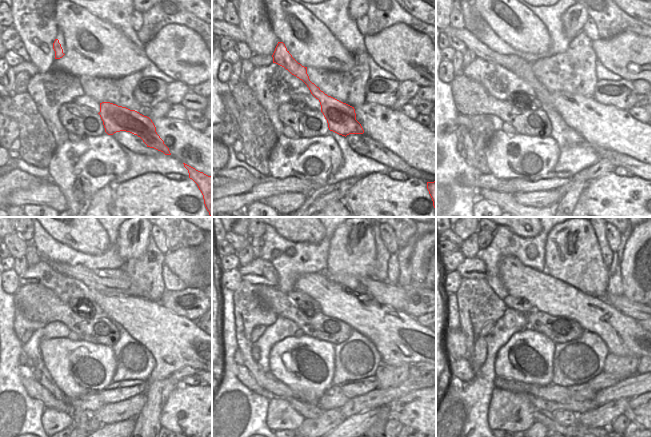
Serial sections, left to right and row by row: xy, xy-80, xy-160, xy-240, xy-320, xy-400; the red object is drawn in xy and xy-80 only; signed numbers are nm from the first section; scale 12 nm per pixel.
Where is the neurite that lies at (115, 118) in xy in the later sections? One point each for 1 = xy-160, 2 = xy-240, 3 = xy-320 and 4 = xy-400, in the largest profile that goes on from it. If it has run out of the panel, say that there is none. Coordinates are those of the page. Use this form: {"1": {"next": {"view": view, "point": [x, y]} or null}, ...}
{"1": {"next": {"view": "xy-160", "point": [520, 67]}}, "2": {"next": {"view": "xy-240", "point": [66, 288]}}, "3": {"next": {"view": "xy-320", "point": [259, 271]}}, "4": {"next": {"view": "xy-400", "point": [471, 268]}}}

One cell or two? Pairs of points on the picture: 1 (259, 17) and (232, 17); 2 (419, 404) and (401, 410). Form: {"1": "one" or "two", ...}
{"1": "two", "2": "one"}

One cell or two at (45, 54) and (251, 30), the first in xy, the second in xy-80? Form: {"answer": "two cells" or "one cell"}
{"answer": "one cell"}

